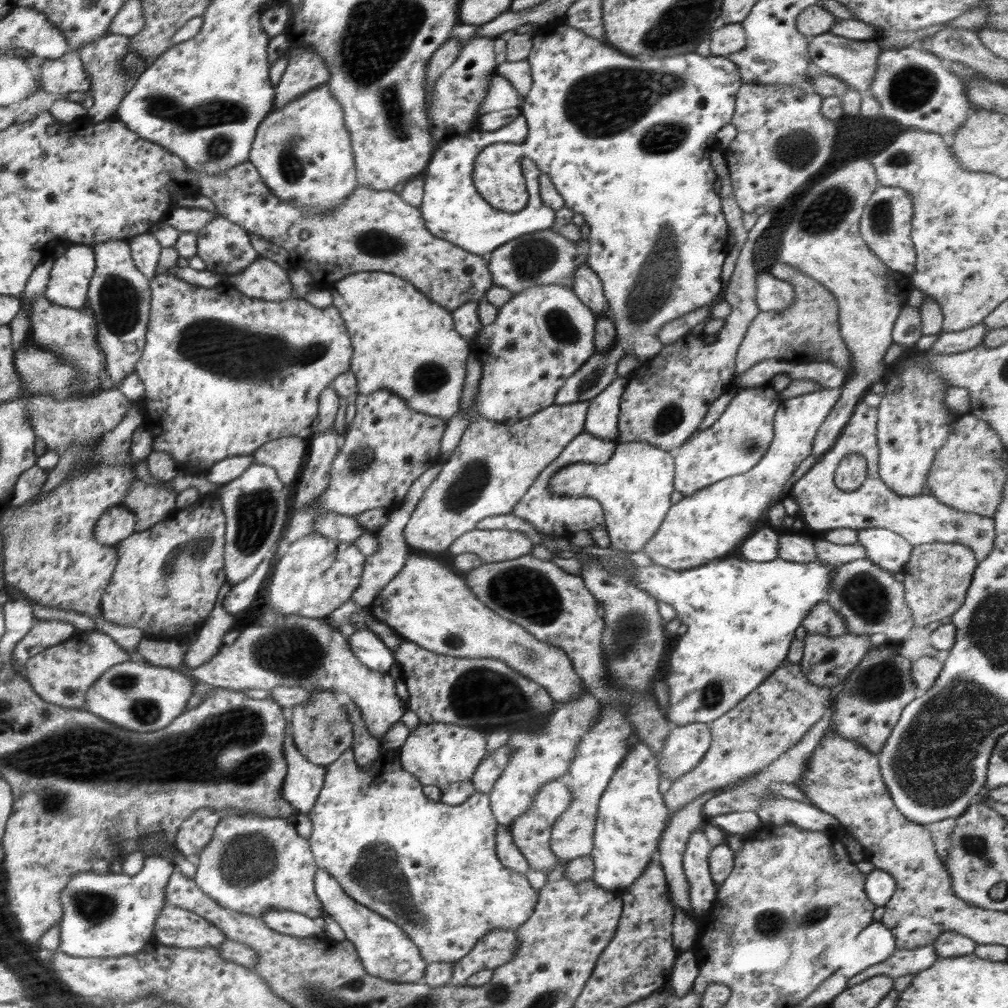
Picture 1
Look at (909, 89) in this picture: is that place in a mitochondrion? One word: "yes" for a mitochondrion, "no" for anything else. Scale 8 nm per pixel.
yes

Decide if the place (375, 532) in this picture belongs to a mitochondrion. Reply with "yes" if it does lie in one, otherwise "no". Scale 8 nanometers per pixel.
no

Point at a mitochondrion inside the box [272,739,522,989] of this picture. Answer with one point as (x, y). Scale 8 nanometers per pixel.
(378, 870)

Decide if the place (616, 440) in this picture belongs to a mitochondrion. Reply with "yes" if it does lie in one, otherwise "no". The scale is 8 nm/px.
no

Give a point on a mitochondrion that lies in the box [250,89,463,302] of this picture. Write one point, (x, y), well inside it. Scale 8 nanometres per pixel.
(376, 243)

